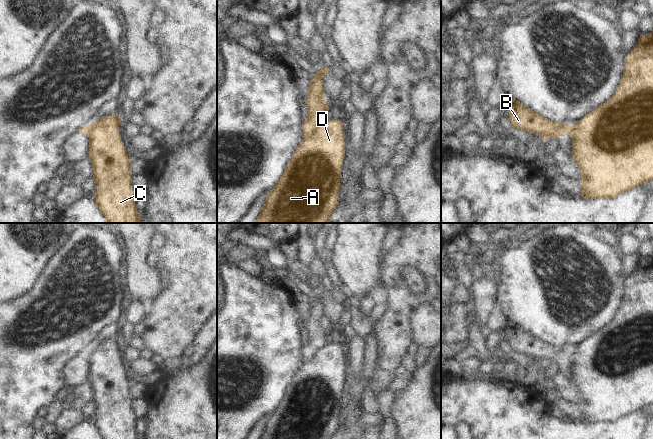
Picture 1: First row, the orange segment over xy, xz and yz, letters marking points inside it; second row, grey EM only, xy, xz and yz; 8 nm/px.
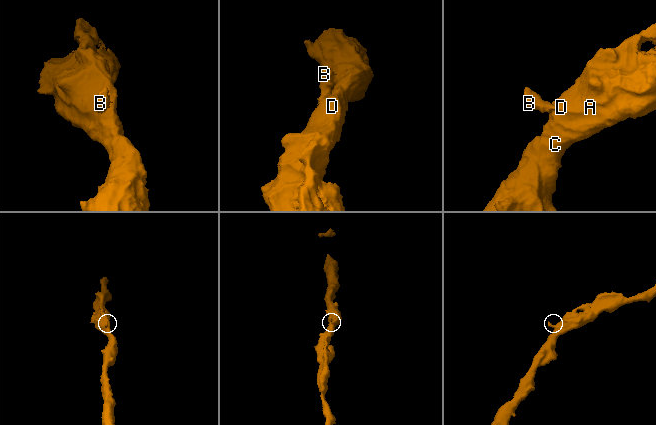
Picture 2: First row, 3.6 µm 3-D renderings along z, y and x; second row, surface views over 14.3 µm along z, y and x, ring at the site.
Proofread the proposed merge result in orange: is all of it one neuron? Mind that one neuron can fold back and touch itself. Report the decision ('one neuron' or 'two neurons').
two neurons

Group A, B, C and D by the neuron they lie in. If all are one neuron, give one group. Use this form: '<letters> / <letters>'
A C D / B

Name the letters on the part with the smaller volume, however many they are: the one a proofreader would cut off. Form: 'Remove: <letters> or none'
Remove: B

